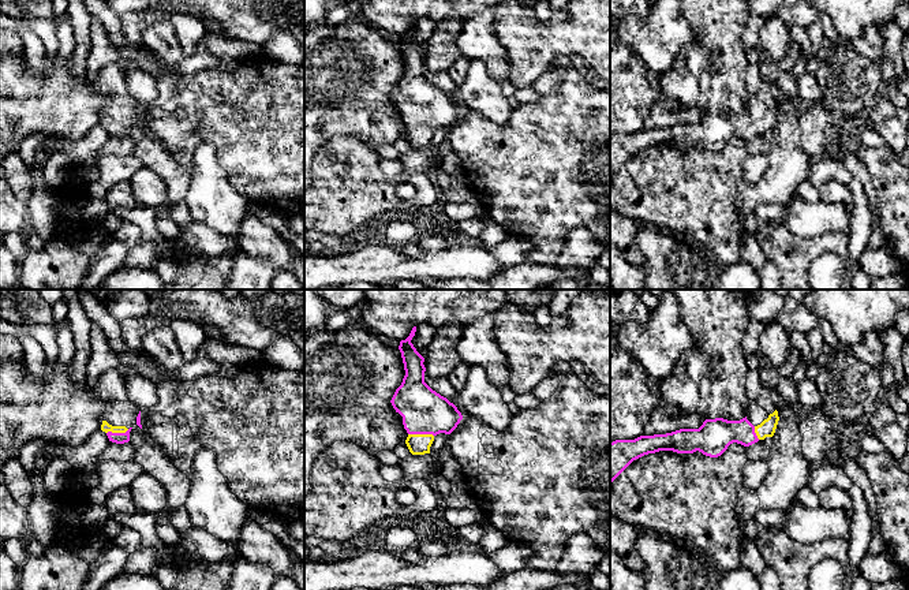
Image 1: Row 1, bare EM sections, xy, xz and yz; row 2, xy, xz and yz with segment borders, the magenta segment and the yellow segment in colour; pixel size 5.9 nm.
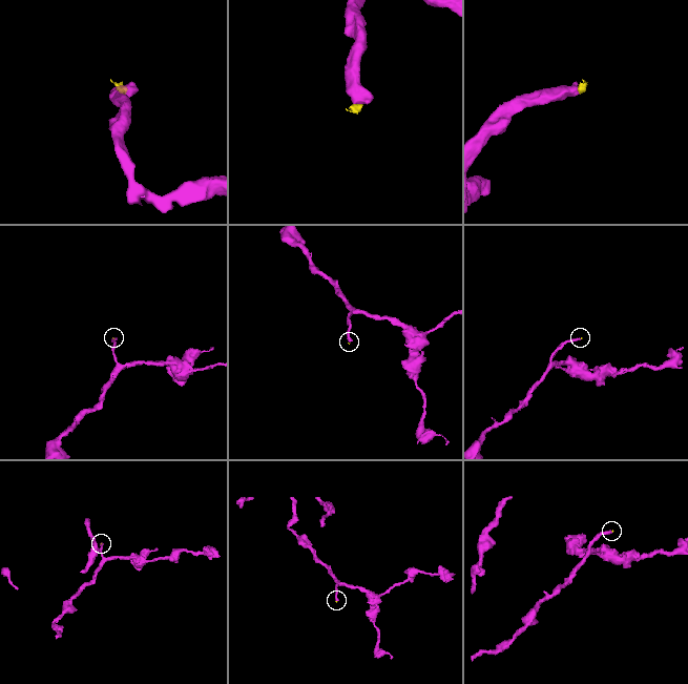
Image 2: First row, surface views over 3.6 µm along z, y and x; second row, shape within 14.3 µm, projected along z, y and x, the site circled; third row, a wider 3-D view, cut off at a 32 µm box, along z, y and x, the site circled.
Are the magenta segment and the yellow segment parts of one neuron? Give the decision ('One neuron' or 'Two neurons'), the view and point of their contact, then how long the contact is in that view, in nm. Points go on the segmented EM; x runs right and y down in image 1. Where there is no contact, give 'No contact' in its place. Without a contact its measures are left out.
One neuron. Touches magenta at xz (421, 433). Shared border 150 nm

